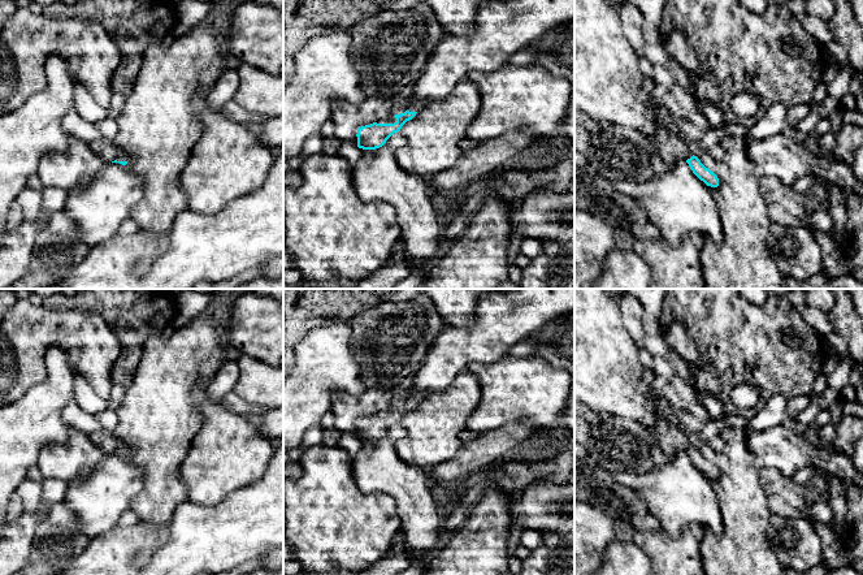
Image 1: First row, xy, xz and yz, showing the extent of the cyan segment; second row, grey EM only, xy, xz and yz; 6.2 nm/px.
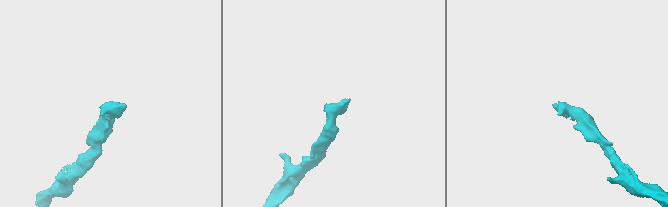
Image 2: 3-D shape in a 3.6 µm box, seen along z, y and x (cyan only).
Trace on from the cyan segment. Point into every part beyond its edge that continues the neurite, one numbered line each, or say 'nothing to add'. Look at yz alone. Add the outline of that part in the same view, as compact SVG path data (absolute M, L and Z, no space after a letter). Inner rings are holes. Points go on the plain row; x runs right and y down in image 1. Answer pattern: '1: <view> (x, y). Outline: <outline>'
1: yz (672, 439). Outline: M658 418L656 424L651 428L654 436L660 441L662 449L667 454L688 451L693 448L690 440L682 429L667 419Z

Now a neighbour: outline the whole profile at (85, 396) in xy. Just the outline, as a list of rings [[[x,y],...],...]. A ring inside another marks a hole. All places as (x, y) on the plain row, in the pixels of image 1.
[[[74,375],[74,402],[86,412],[96,415],[109,407],[92,388],[88,380],[79,375]]]

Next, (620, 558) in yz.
[[[613,540],[603,554],[603,563],[597,575],[651,575],[652,561],[633,541]]]

